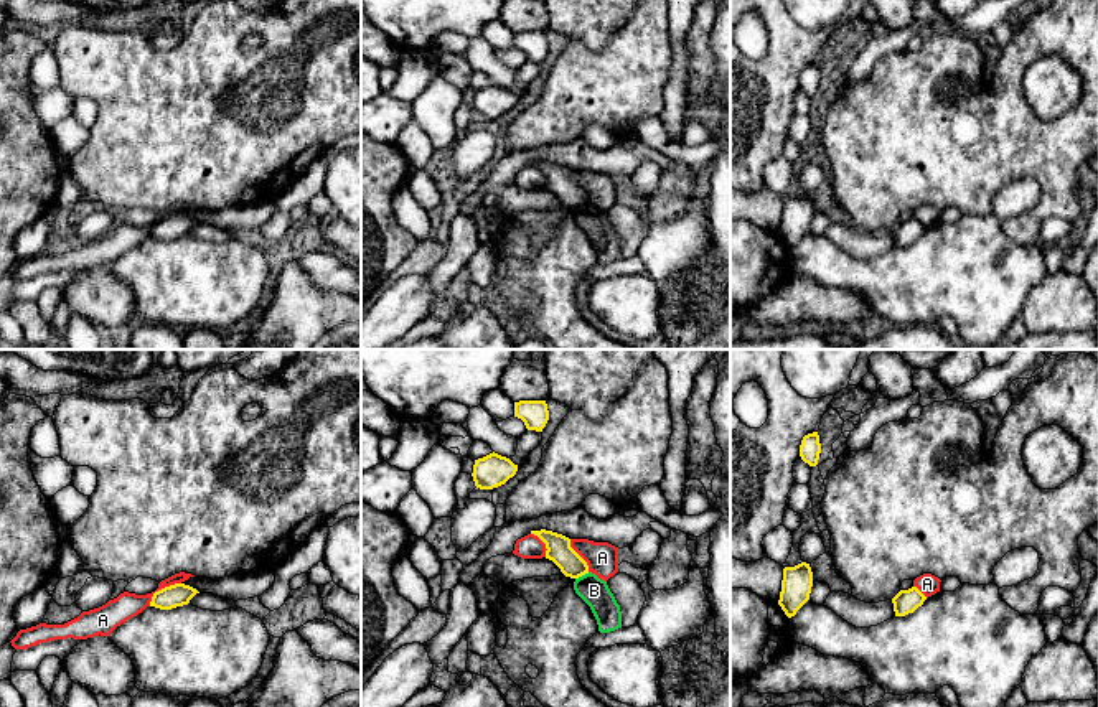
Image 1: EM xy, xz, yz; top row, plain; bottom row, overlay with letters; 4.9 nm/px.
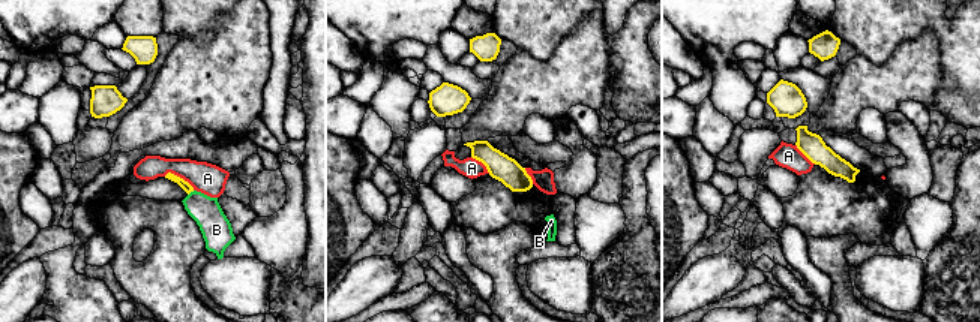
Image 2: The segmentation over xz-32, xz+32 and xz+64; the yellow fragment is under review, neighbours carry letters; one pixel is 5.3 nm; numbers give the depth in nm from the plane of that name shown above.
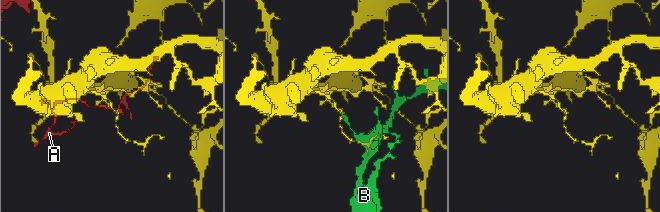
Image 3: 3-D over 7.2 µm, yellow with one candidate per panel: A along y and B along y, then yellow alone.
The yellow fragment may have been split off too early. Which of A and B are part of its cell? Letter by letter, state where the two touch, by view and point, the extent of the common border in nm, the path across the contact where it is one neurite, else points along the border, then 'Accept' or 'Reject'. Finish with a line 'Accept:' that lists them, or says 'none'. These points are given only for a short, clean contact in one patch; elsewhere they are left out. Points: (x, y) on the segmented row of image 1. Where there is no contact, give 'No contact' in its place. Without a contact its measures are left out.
A: Touches yellow at xy (162, 589). Shared border 200 nm. Reject
B: Touches yellow at xz (582, 574). Shared border 80 nm. Boundary: xz (589, 572), (576, 579). Reject
Accept: none

